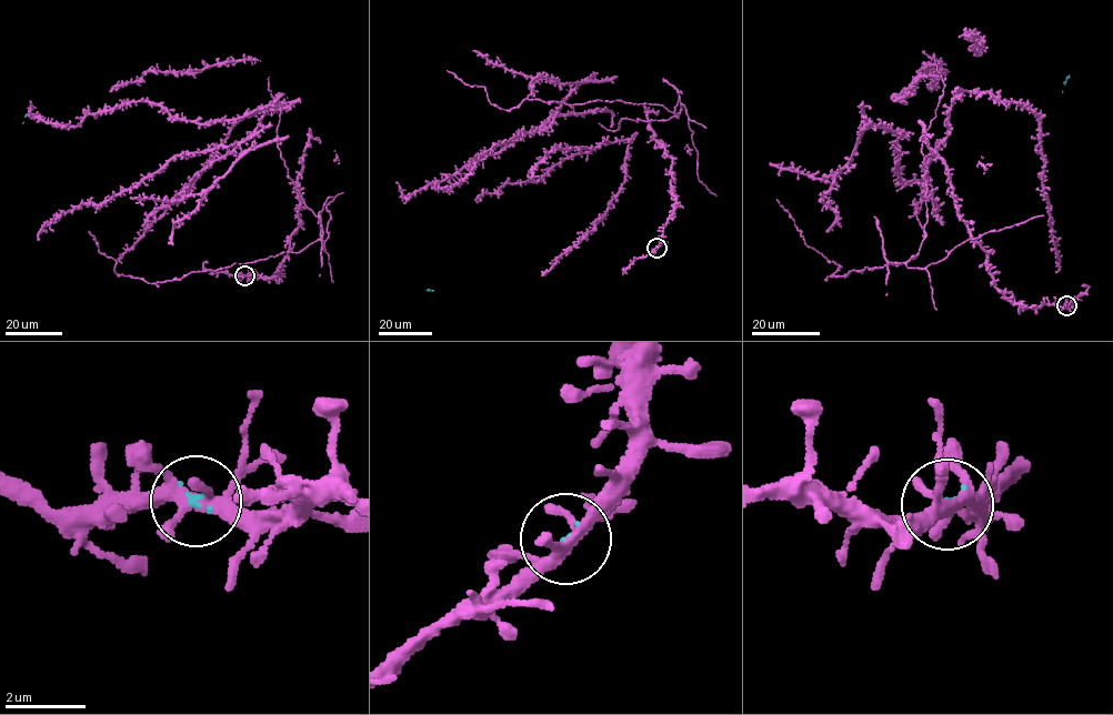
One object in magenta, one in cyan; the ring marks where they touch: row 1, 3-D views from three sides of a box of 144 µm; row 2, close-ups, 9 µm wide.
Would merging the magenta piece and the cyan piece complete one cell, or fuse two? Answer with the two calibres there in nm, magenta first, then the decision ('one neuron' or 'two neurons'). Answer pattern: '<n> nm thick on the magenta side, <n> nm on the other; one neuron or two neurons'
300 nm thick on the magenta side, 90 nm on the other; two neurons

